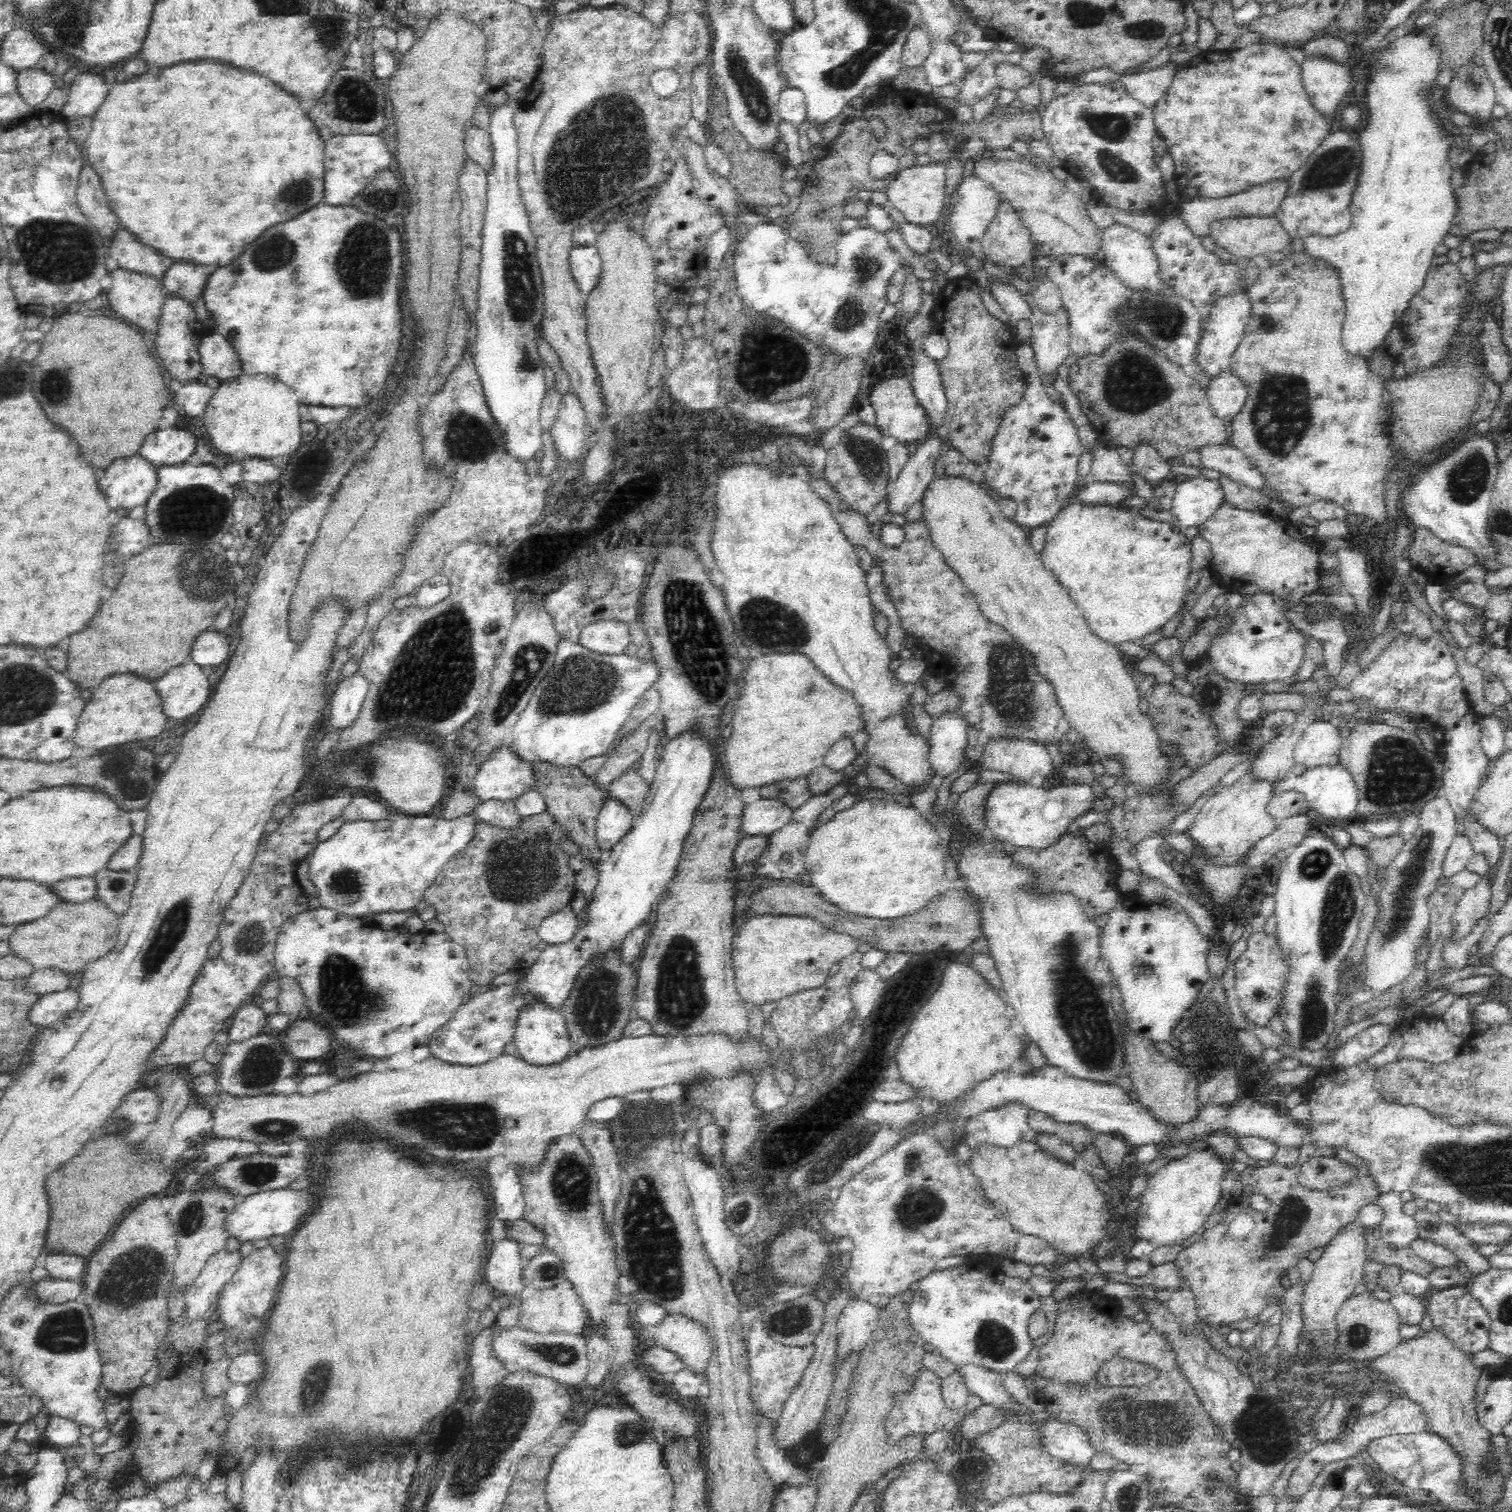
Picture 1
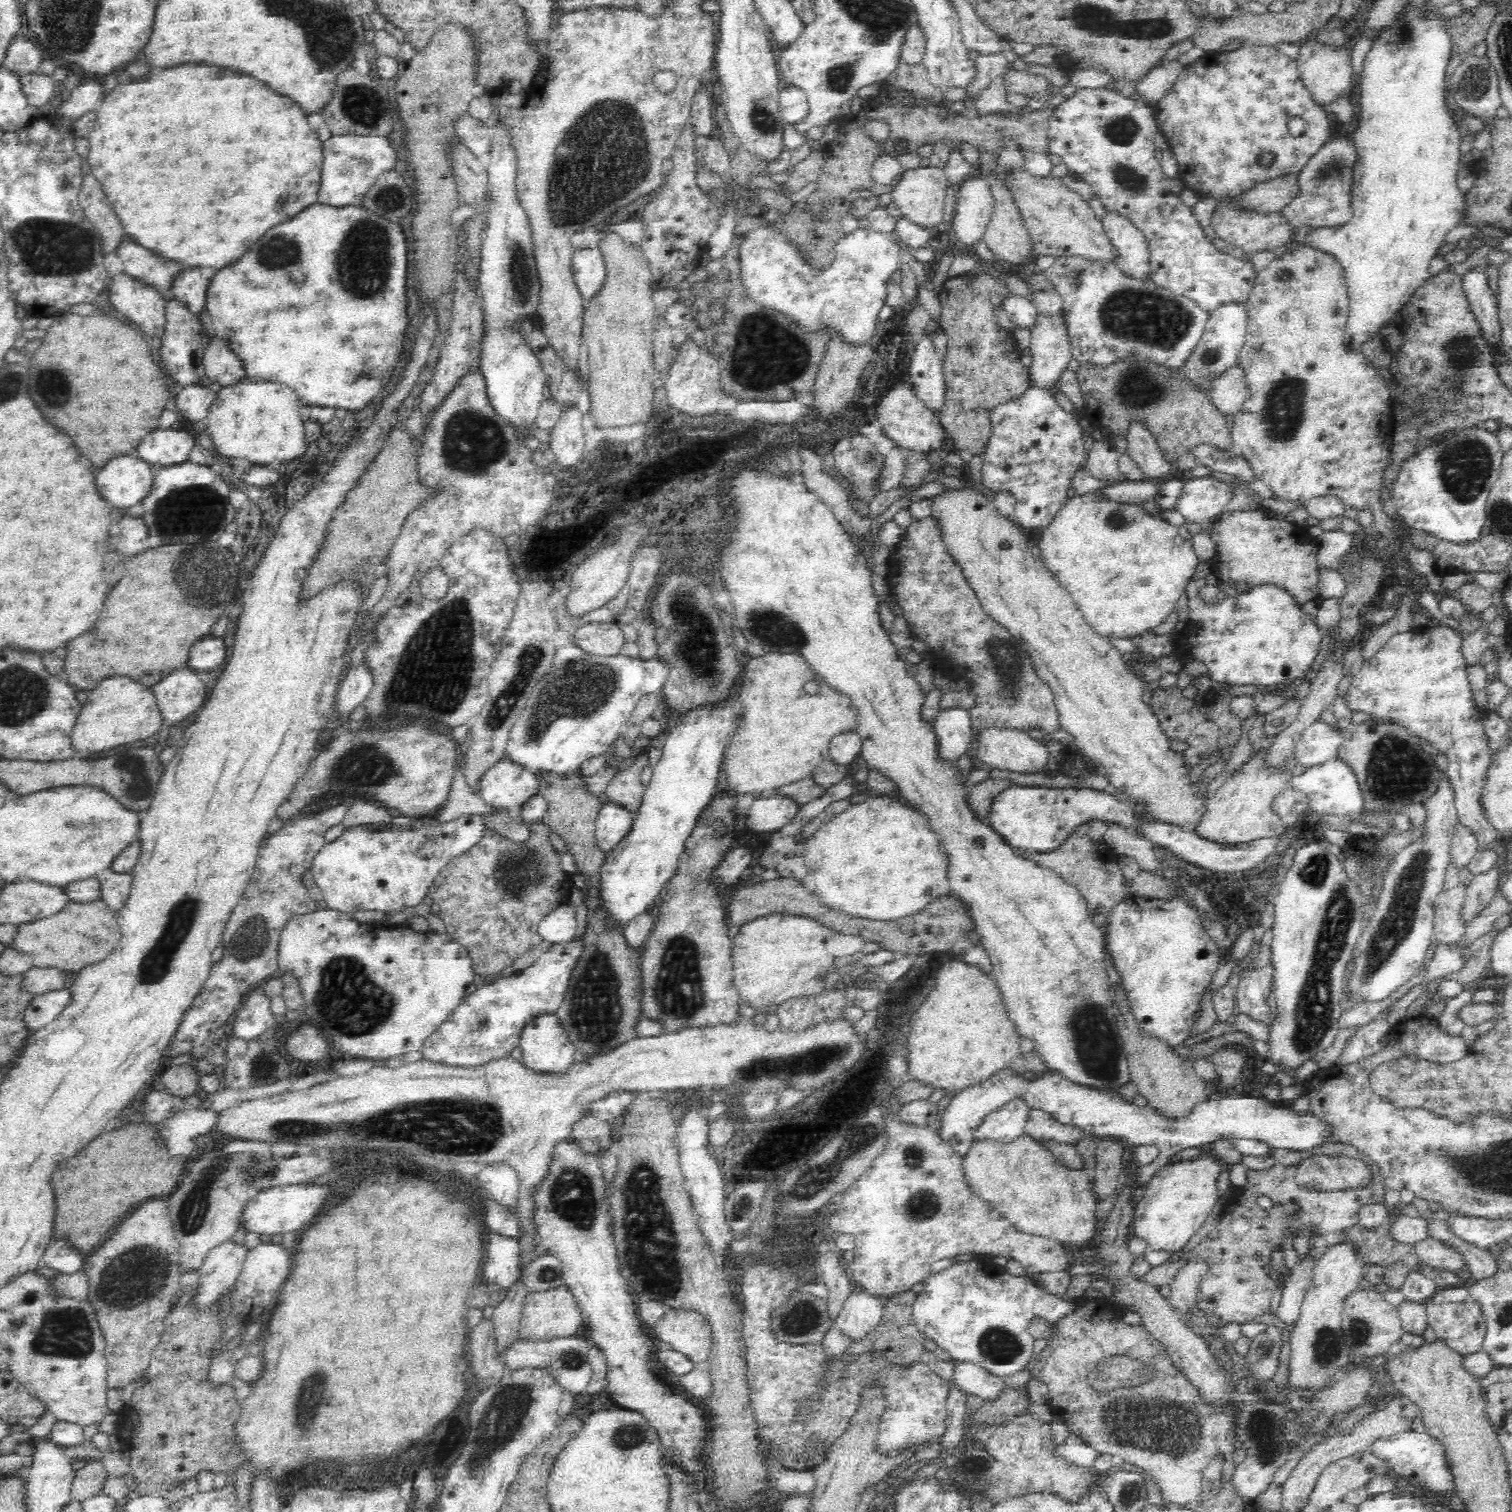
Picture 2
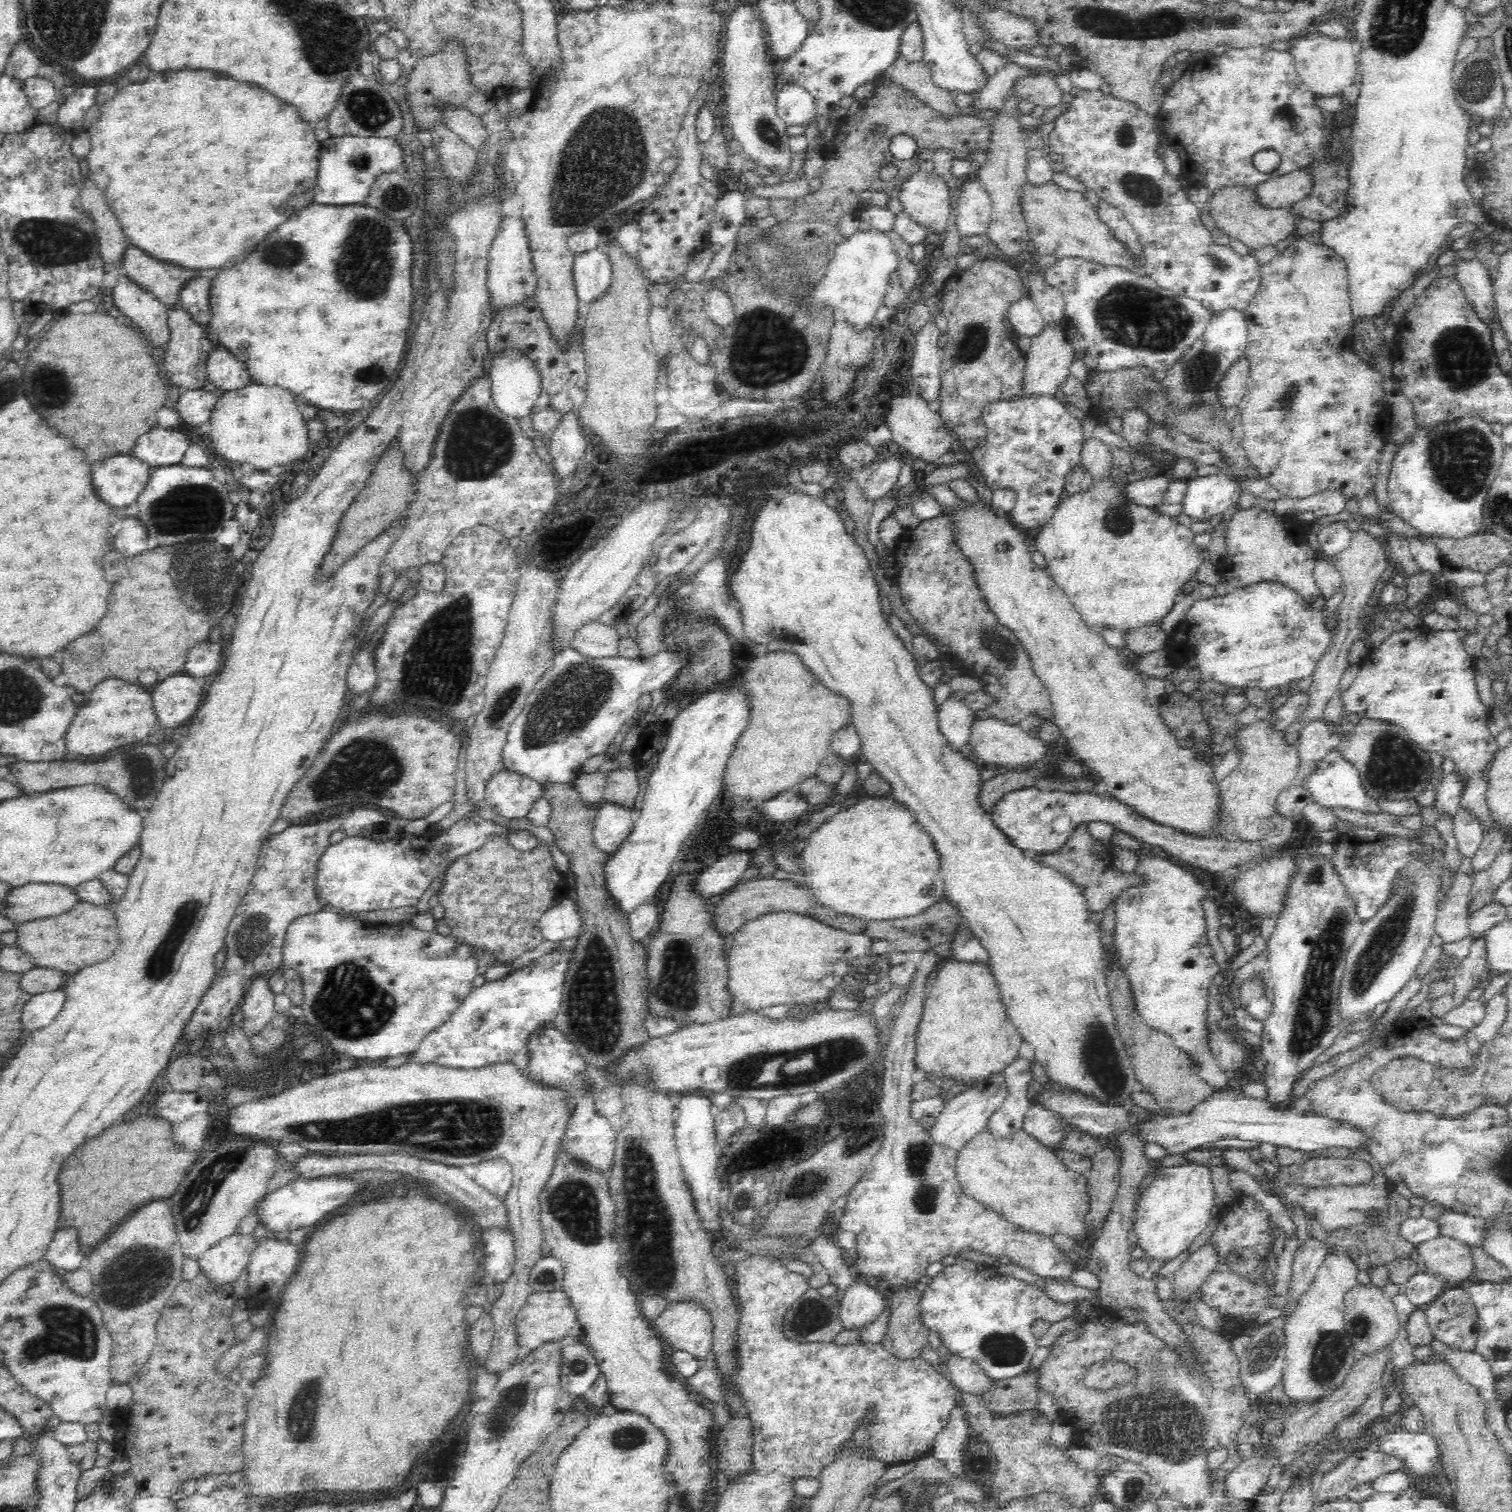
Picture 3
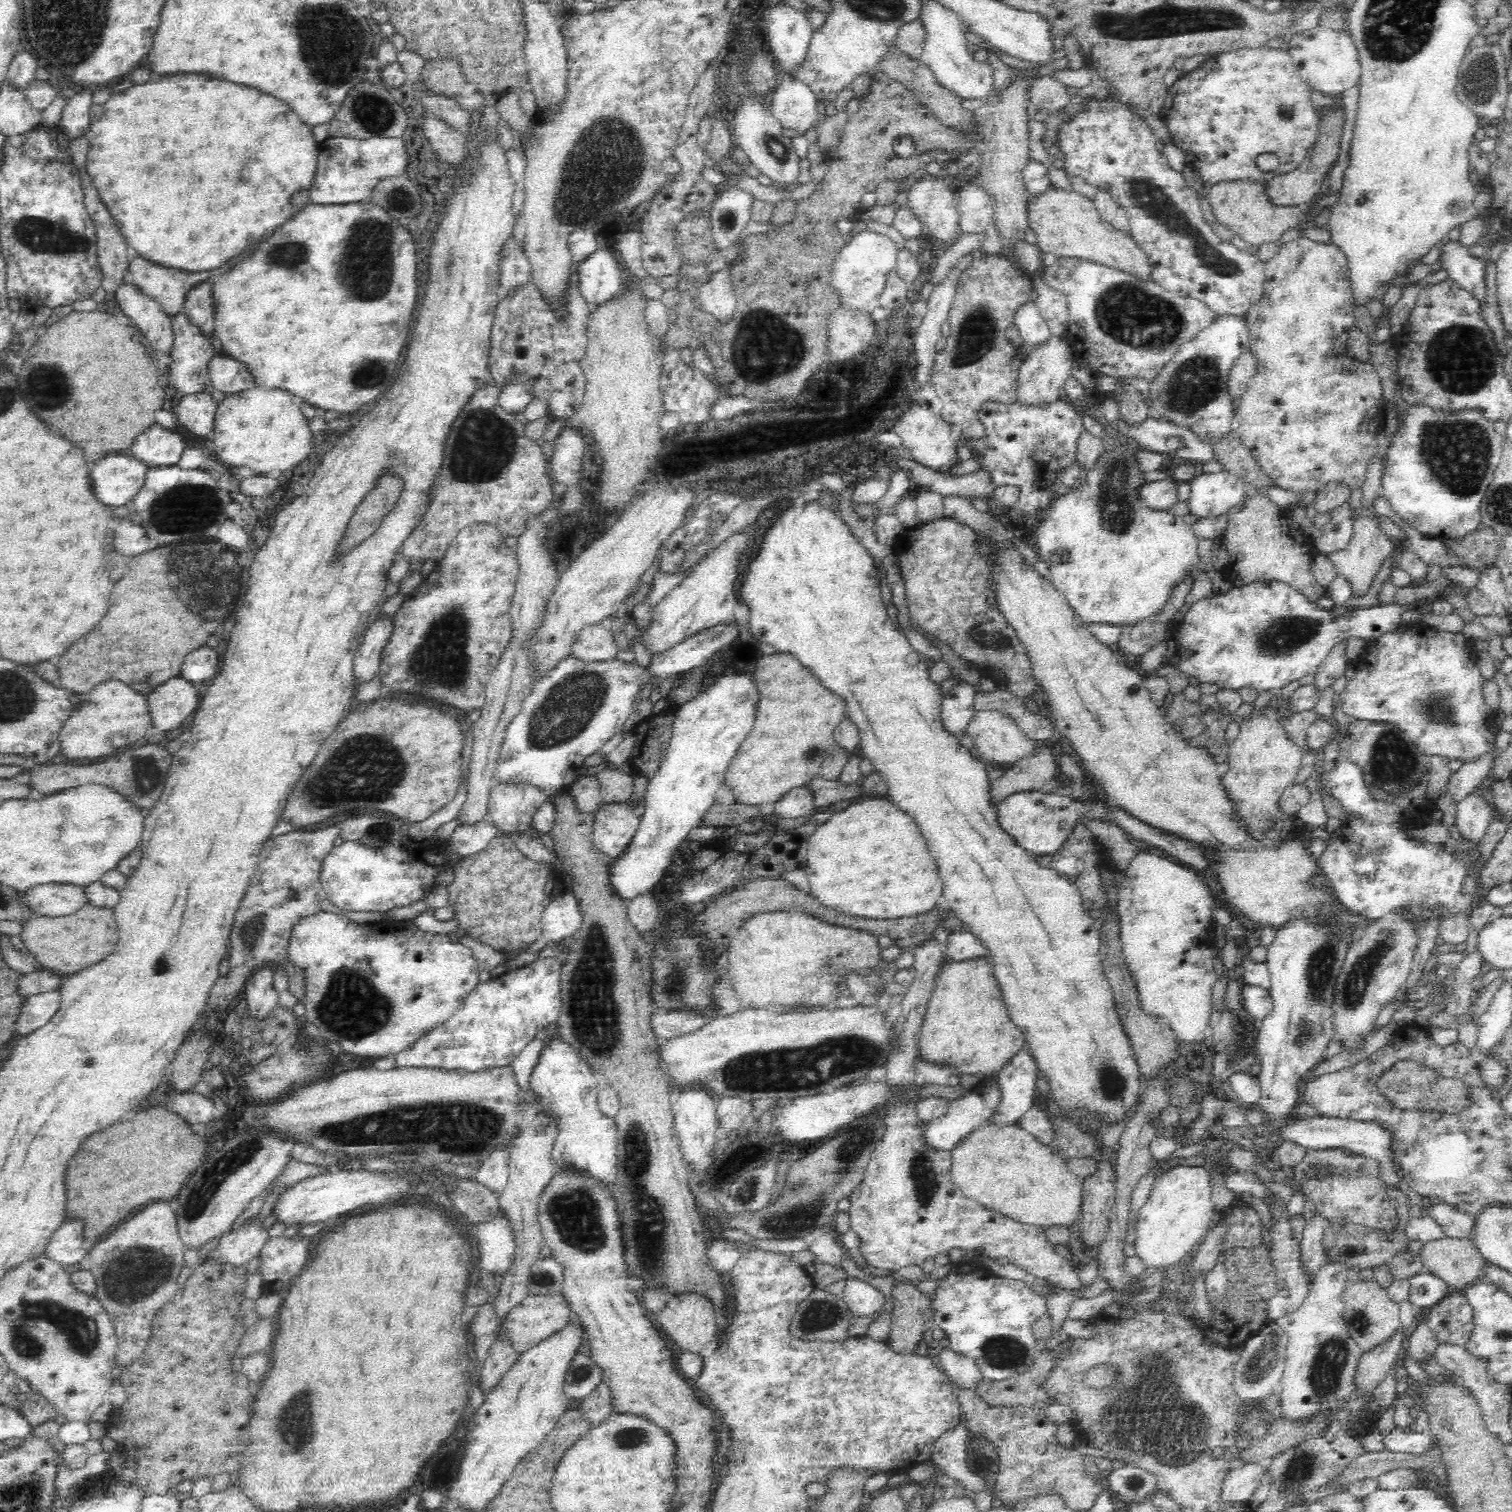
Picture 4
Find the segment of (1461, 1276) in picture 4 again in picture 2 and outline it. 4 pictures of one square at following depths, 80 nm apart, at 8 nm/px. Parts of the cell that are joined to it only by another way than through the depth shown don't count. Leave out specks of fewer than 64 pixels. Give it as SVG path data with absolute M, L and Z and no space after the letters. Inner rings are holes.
M1428 1237L1416 1242L1410 1249L1415 1252L1419 1260L1422 1260L1426 1267L1438 1270L1446 1270L1450 1274L1457 1274L1469 1268L1464 1255L1458 1252L1454 1245L1446 1243L1436 1237Z

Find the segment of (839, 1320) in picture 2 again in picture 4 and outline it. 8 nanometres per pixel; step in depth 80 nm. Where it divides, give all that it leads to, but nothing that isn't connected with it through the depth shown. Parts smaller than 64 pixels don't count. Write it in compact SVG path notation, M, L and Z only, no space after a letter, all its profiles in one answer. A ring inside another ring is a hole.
M860 1278L846 1280L842 1297L856 1318L871 1315L884 1306L884 1294Z

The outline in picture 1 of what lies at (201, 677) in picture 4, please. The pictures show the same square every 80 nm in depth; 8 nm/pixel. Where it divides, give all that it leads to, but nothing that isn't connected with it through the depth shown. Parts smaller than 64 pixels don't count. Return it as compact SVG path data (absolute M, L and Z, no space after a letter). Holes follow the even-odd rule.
M215 629L214 632L212 632L212 630L206 630L202 636L198 636L198 638L196 638L194 648L192 648L192 660L190 661L193 664L196 664L196 667L209 672L214 666L221 666L223 662L226 662L226 660L228 660L228 653L229 642L226 632L217 631Z

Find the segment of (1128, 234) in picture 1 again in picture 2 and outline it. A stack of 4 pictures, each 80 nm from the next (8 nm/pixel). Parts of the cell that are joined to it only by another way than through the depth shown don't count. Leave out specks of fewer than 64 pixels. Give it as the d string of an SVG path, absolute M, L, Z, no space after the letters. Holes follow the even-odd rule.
M1108 209L1102 214L1102 224L1119 253L1114 264L1132 277L1150 279L1148 246L1140 230L1118 212Z

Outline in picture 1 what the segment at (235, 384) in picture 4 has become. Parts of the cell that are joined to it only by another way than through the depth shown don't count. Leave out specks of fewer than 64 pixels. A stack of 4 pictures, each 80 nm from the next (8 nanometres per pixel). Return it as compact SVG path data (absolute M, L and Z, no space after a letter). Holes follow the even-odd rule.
M208 331L202 338L200 356L203 371L220 383L240 376L242 366L230 342L220 334Z

